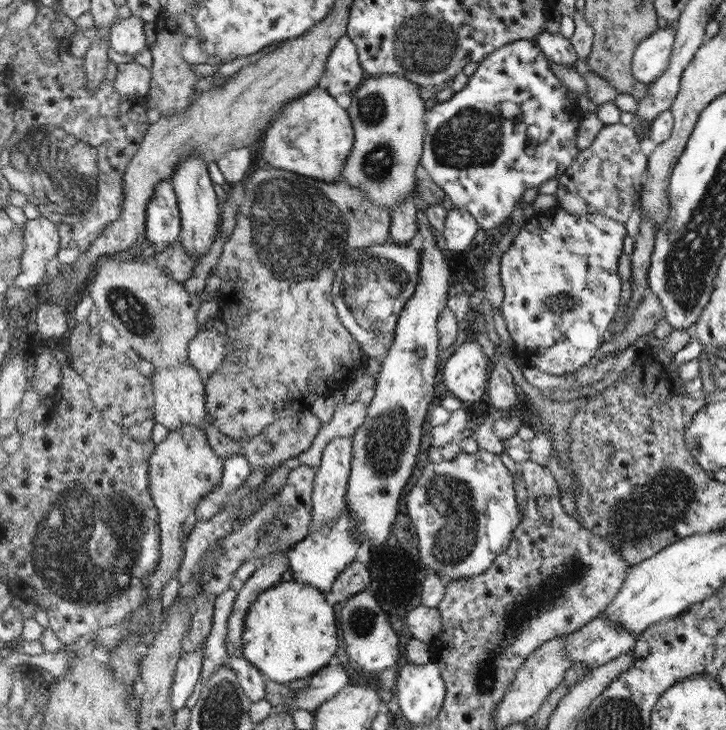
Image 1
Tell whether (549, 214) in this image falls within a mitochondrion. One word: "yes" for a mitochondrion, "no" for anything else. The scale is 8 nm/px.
no

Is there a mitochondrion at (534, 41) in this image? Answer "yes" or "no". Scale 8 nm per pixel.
no

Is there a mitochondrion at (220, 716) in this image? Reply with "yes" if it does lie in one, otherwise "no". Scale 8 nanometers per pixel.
yes

